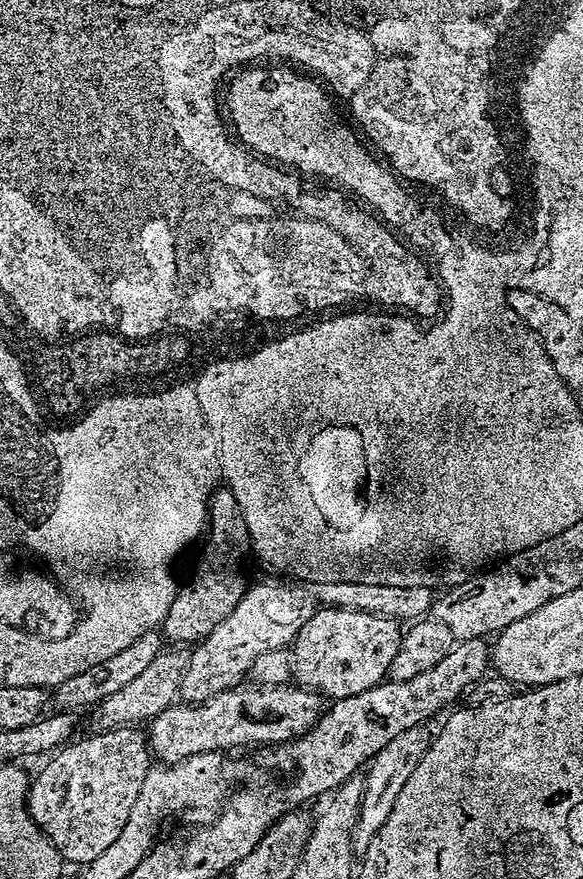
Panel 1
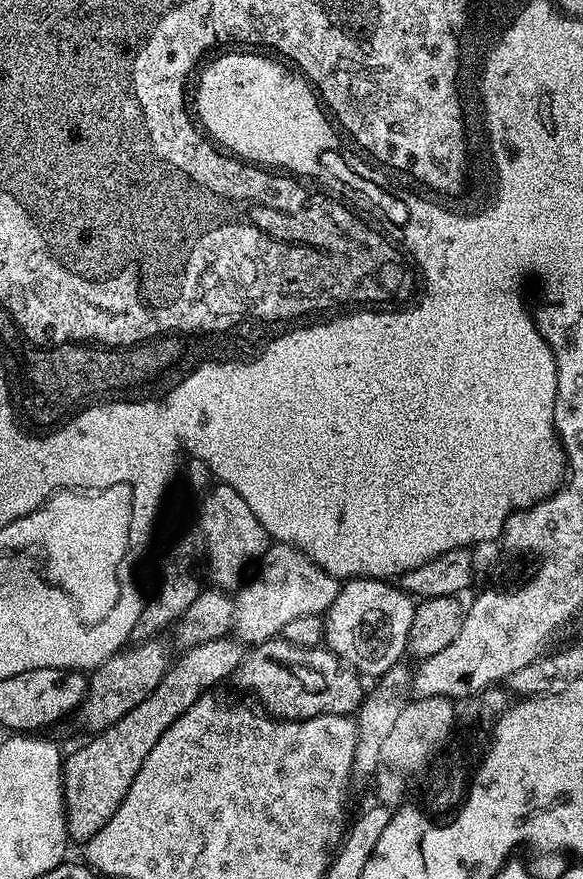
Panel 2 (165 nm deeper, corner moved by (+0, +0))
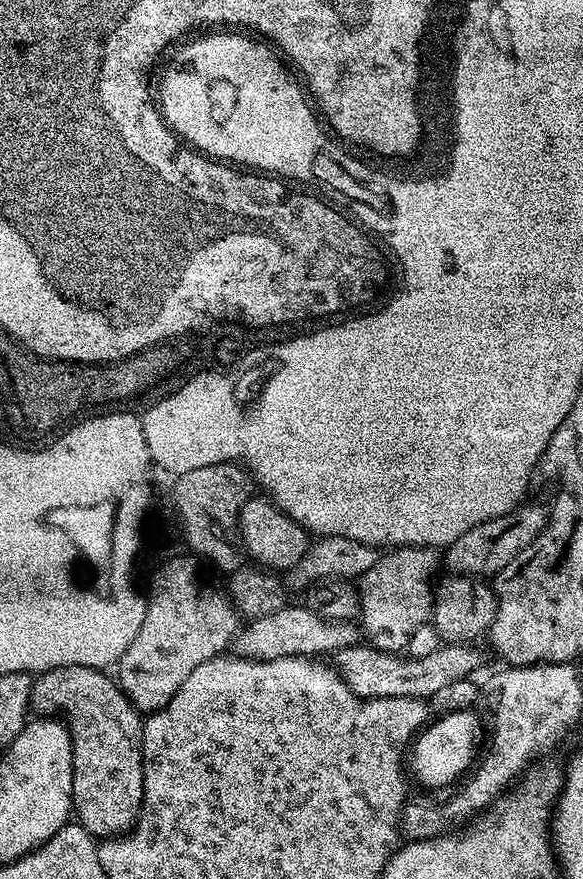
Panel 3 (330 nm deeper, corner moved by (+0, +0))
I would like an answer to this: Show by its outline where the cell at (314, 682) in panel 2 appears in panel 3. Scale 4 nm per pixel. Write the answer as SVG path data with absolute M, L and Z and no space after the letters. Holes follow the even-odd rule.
M357 642L335 653L334 660L341 678L363 700L377 700L387 696L411 696L413 700L424 700L438 694L442 686L450 686L450 682L469 679L473 675L472 671L480 664L480 652L472 644L444 644L425 657L405 658Z

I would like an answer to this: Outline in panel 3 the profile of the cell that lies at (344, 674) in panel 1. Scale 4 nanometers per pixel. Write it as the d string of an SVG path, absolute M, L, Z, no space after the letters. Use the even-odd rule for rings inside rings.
M434 548L388 550L377 555L374 566L370 566L370 570L366 570L366 574L359 577L358 620L371 647L379 648L381 652L399 653L407 649L416 629L429 623L434 599L432 575L436 572L436 556L438 552Z

